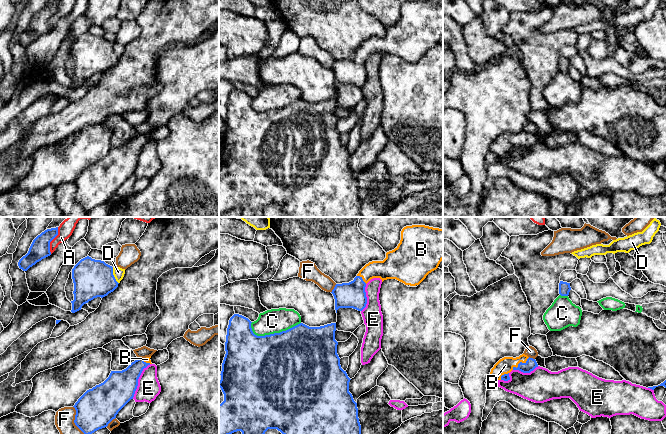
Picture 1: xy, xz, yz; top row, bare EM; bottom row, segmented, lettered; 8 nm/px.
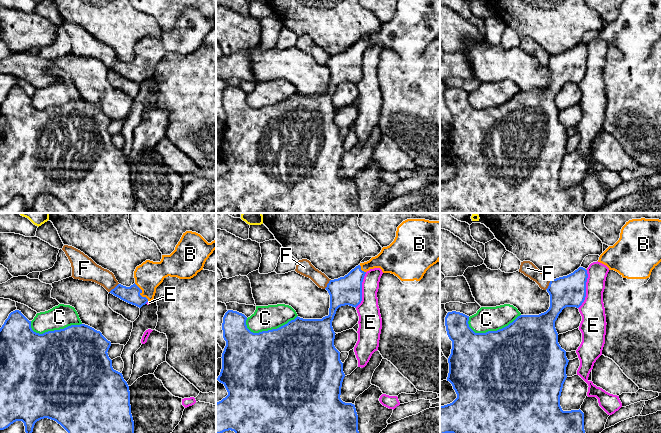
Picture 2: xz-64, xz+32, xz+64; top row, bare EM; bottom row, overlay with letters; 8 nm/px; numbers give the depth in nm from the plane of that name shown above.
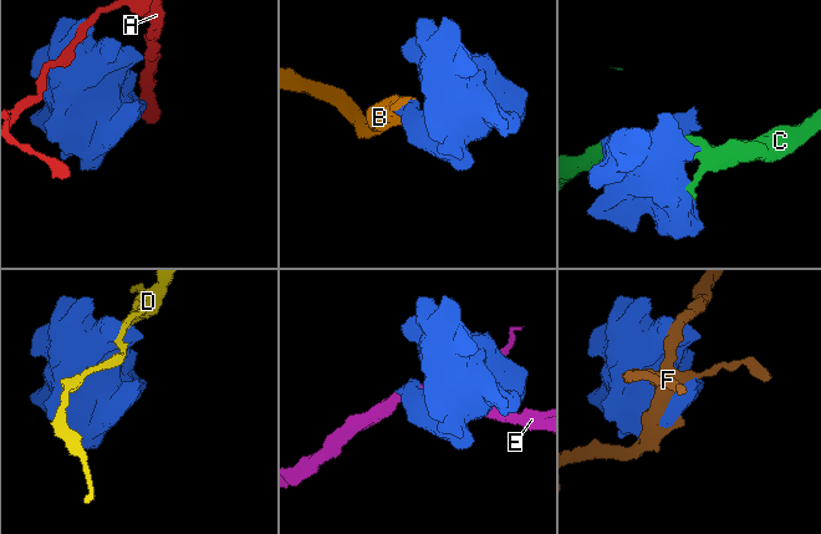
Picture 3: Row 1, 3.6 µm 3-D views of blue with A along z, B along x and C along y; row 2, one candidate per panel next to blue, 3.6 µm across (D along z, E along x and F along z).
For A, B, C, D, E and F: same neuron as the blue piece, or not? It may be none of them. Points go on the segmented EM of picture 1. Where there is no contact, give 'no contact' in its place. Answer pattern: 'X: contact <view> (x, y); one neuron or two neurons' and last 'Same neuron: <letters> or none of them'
A: contact xy (52, 239); two neurons
B: contact yz (520, 362); one neuron
C: contact xz (274, 333); two neurons
D: contact xy (113, 275); two neurons
E: contact xy (137, 380); two neurons
F: contact xy (74, 420); two neurons
Same neuron: B

